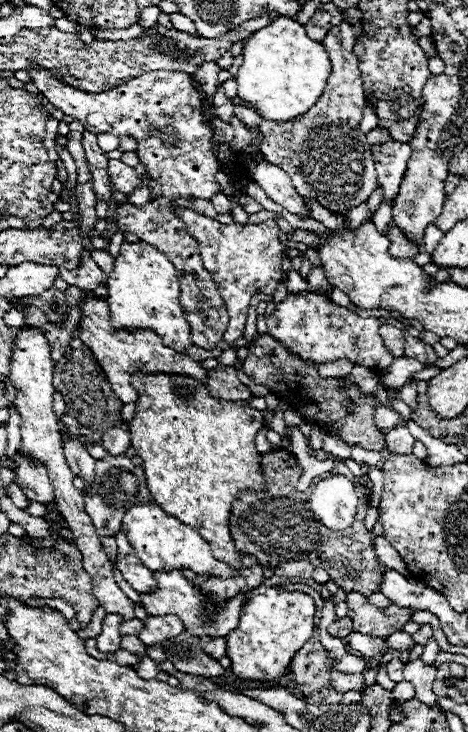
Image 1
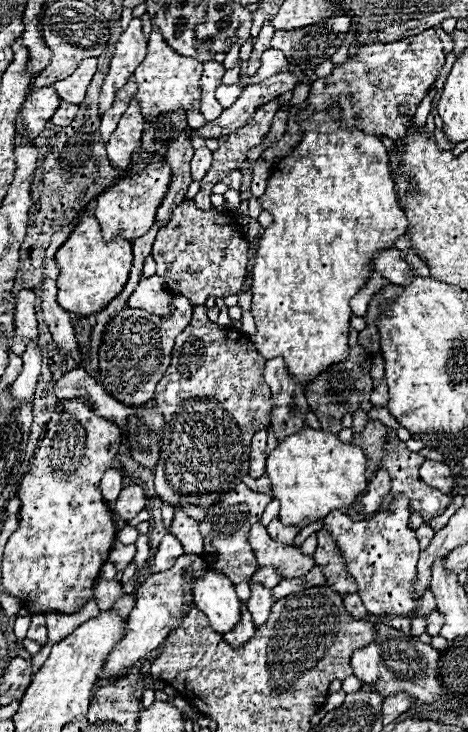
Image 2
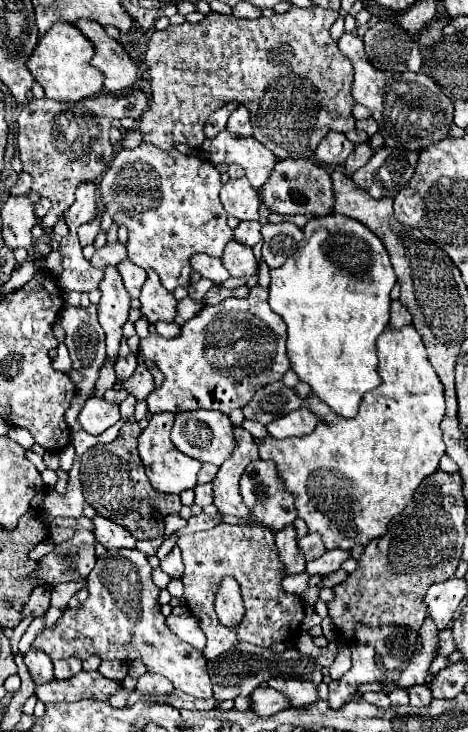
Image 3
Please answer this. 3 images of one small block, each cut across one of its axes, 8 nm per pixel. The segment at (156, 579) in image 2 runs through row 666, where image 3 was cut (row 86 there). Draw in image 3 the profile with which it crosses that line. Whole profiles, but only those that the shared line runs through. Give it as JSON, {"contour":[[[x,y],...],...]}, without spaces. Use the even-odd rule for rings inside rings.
{"contour":[[[76,20],[74,26],[92,42],[96,50],[90,64],[104,74],[104,90],[120,94],[132,88],[132,82],[136,82],[136,64],[130,60],[128,52],[116,40],[108,38],[104,28],[92,20]]]}

